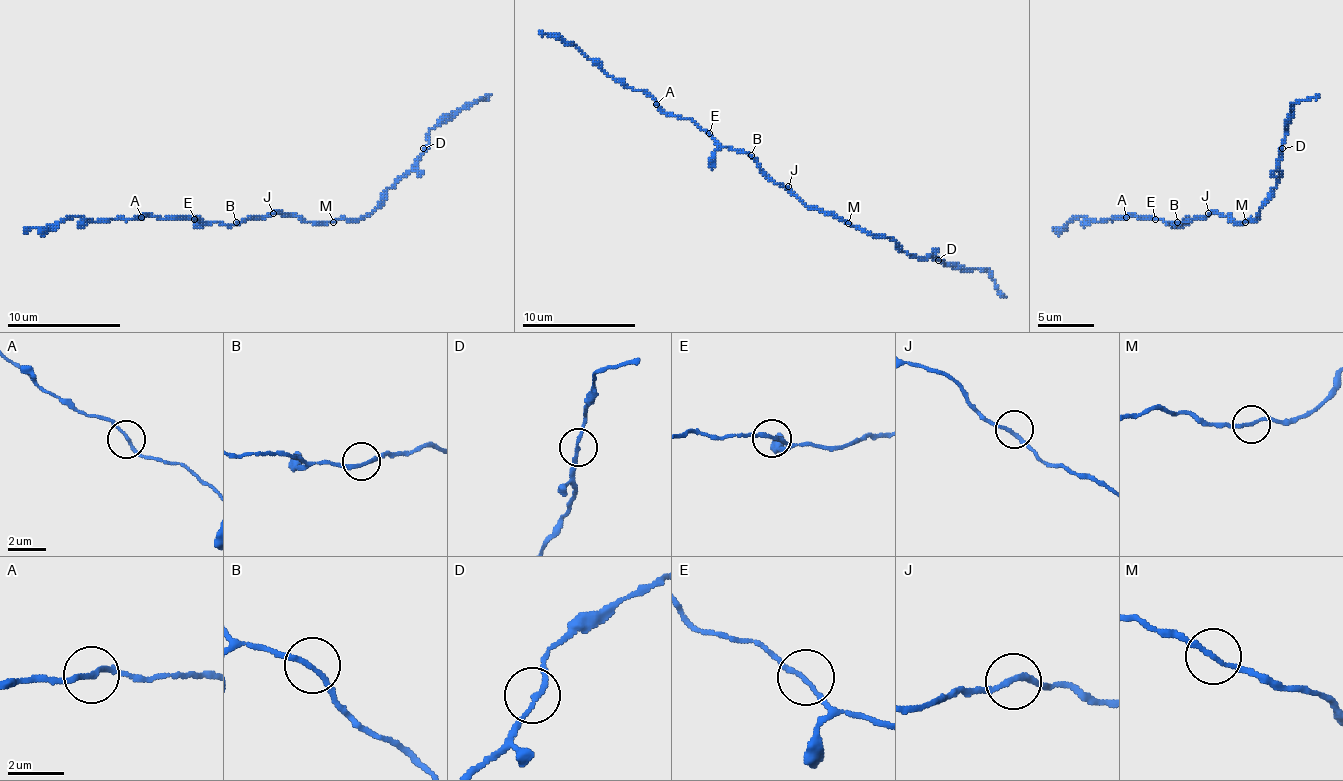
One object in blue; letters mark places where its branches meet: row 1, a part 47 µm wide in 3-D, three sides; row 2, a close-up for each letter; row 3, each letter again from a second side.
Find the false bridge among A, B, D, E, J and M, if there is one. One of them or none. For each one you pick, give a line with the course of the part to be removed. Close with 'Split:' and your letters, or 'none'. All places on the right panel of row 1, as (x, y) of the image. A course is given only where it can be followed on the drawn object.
Split: none

